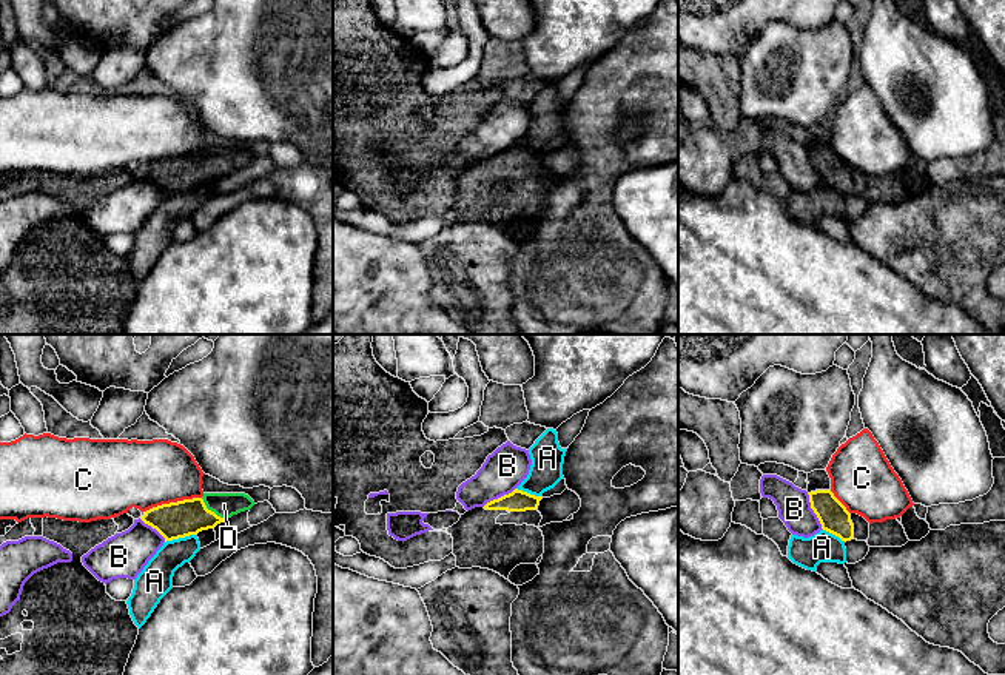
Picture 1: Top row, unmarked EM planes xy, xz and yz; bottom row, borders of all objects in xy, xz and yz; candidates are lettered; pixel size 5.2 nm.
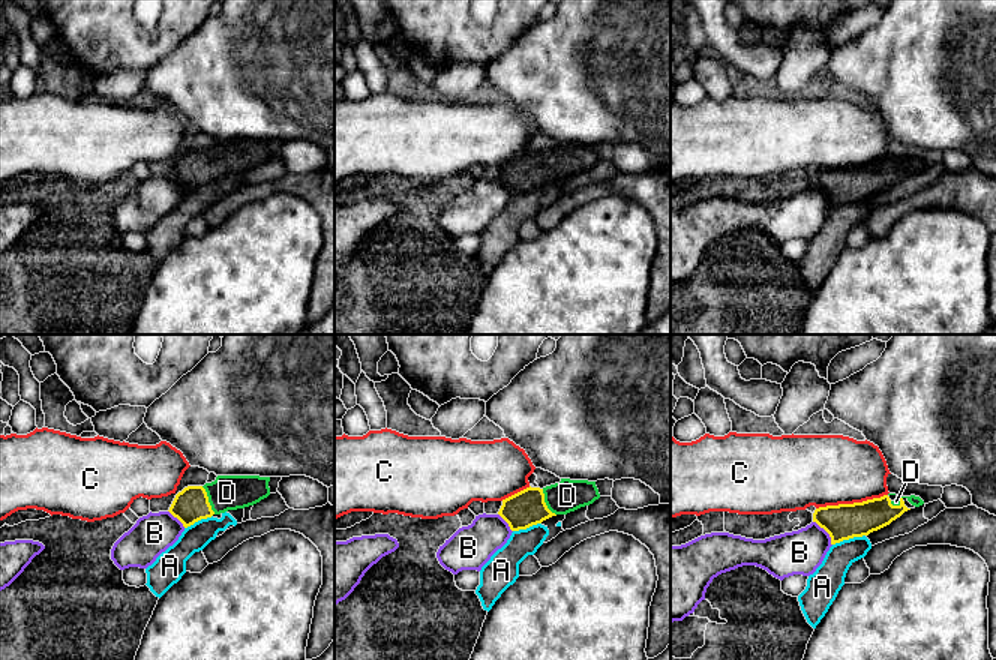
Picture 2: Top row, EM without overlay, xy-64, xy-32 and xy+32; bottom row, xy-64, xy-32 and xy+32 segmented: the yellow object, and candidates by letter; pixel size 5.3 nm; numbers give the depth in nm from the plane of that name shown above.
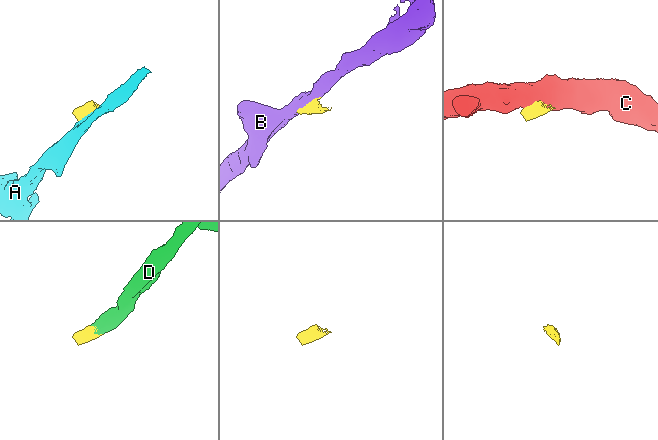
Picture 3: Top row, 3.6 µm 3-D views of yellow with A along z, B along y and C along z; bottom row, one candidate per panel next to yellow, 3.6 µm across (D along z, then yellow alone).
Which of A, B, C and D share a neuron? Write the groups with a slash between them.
A / B / C / D

